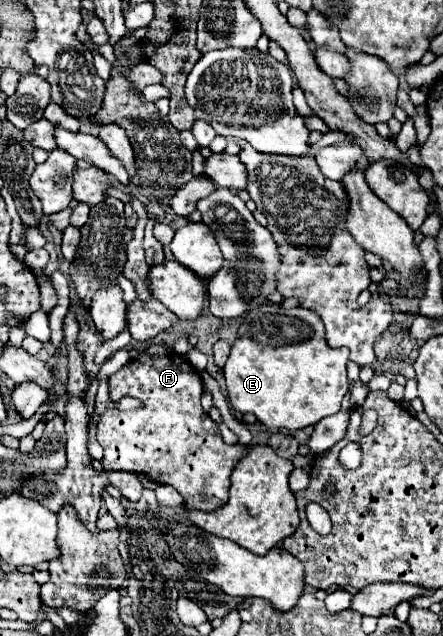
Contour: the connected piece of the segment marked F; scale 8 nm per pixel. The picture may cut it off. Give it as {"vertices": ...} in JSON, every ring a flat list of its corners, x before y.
{"vertices":[[140,355,110,375,108,387,112,401,130,395,142,401,142,407,136,411,108,409,102,415,98,423,98,443,104,449,102,467,106,471,142,473,154,483,172,485,180,491,190,511,222,507,228,501,230,473,248,455,250,445,224,443,216,423,200,405,204,387,196,369,180,355]]}

